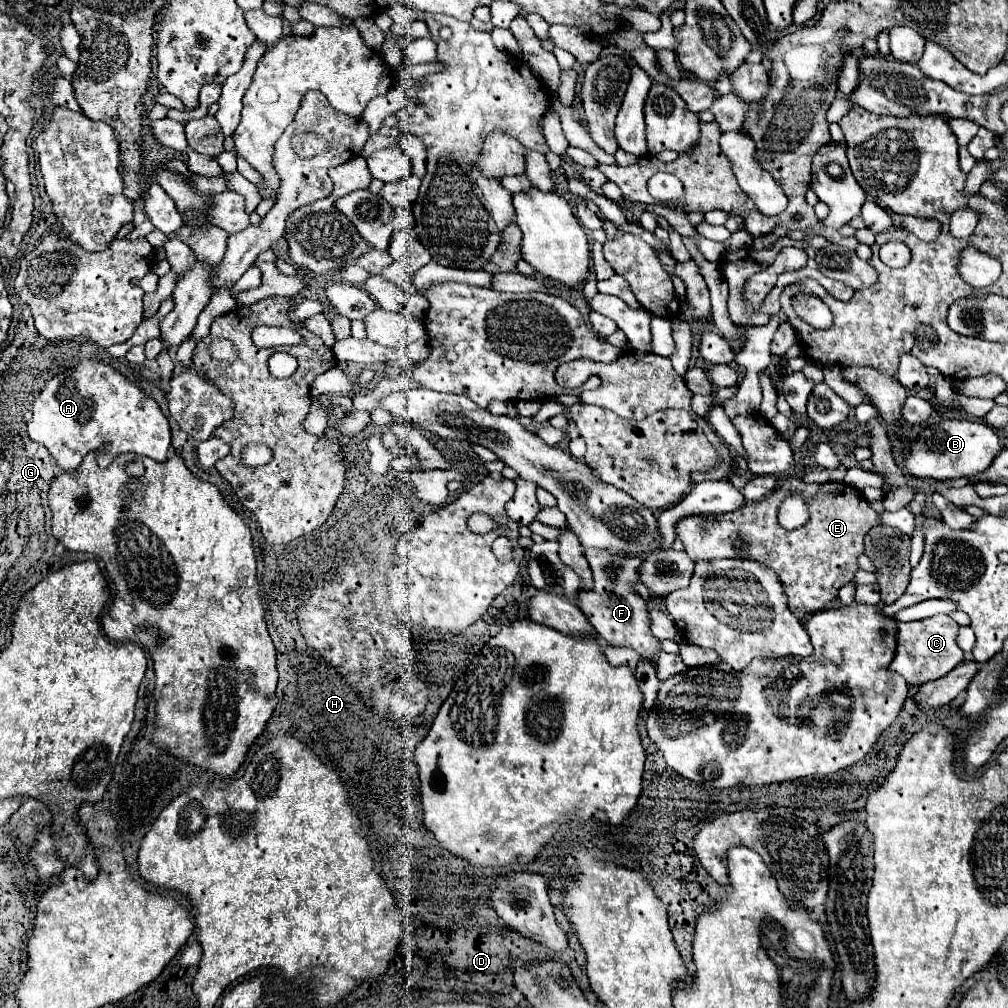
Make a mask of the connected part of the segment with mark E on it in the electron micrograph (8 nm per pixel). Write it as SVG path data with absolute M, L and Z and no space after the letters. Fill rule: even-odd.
M791 478L767 498L745 504L731 514L717 518L693 516L681 520L681 524L677 524L677 538L683 540L685 552L695 562L739 558L753 560L775 570L789 598L789 610L803 620L821 608L825 610L837 598L839 588L853 580L857 571L857 556L863 552L863 538L877 524L879 514L853 486L843 482L803 484L797 478ZM787 496L803 496L805 504L809 504L807 508L811 518L799 530L785 530L777 520L779 502Z

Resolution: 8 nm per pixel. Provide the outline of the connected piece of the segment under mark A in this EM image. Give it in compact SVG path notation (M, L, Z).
M85 358L77 366L61 370L43 384L33 412L37 420L33 418L29 424L29 436L49 450L61 470L77 470L85 454L99 452L103 444L111 444L111 448L107 454L99 452L99 466L107 466L121 452L143 454L157 462L167 460L171 428L161 406L109 364Z

